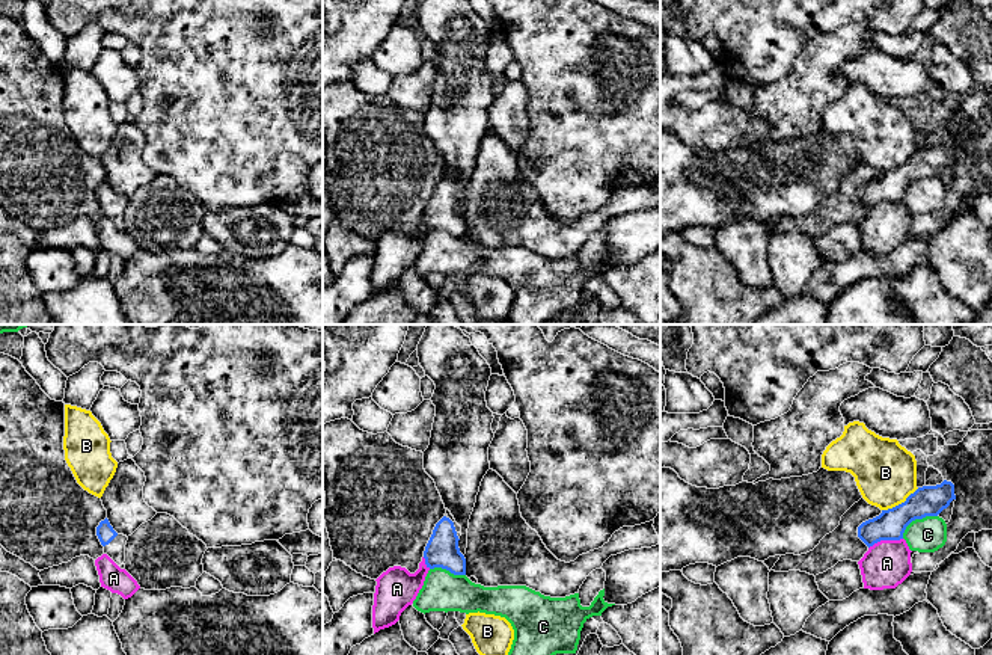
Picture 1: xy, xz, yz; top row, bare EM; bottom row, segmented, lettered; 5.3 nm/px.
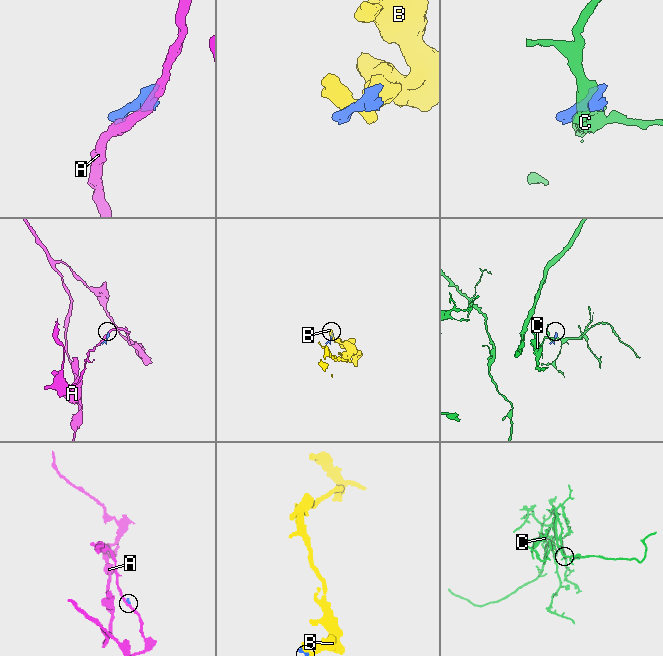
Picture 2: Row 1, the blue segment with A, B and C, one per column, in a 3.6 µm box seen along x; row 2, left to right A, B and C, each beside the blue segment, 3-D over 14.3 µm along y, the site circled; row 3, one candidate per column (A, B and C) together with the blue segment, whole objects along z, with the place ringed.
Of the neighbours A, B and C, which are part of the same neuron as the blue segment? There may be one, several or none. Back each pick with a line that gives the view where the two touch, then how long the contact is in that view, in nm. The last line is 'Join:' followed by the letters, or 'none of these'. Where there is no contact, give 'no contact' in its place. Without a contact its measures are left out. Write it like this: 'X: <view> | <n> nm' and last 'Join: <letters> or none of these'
Join: none of these

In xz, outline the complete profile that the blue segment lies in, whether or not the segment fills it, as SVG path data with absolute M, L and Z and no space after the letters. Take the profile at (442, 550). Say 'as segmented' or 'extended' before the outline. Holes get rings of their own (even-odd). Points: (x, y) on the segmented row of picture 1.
extended | M446 509L446 515L436 524L424 551L427 567L442 567L454 575L466 575L466 558L458 548L458 533L461 527Z

